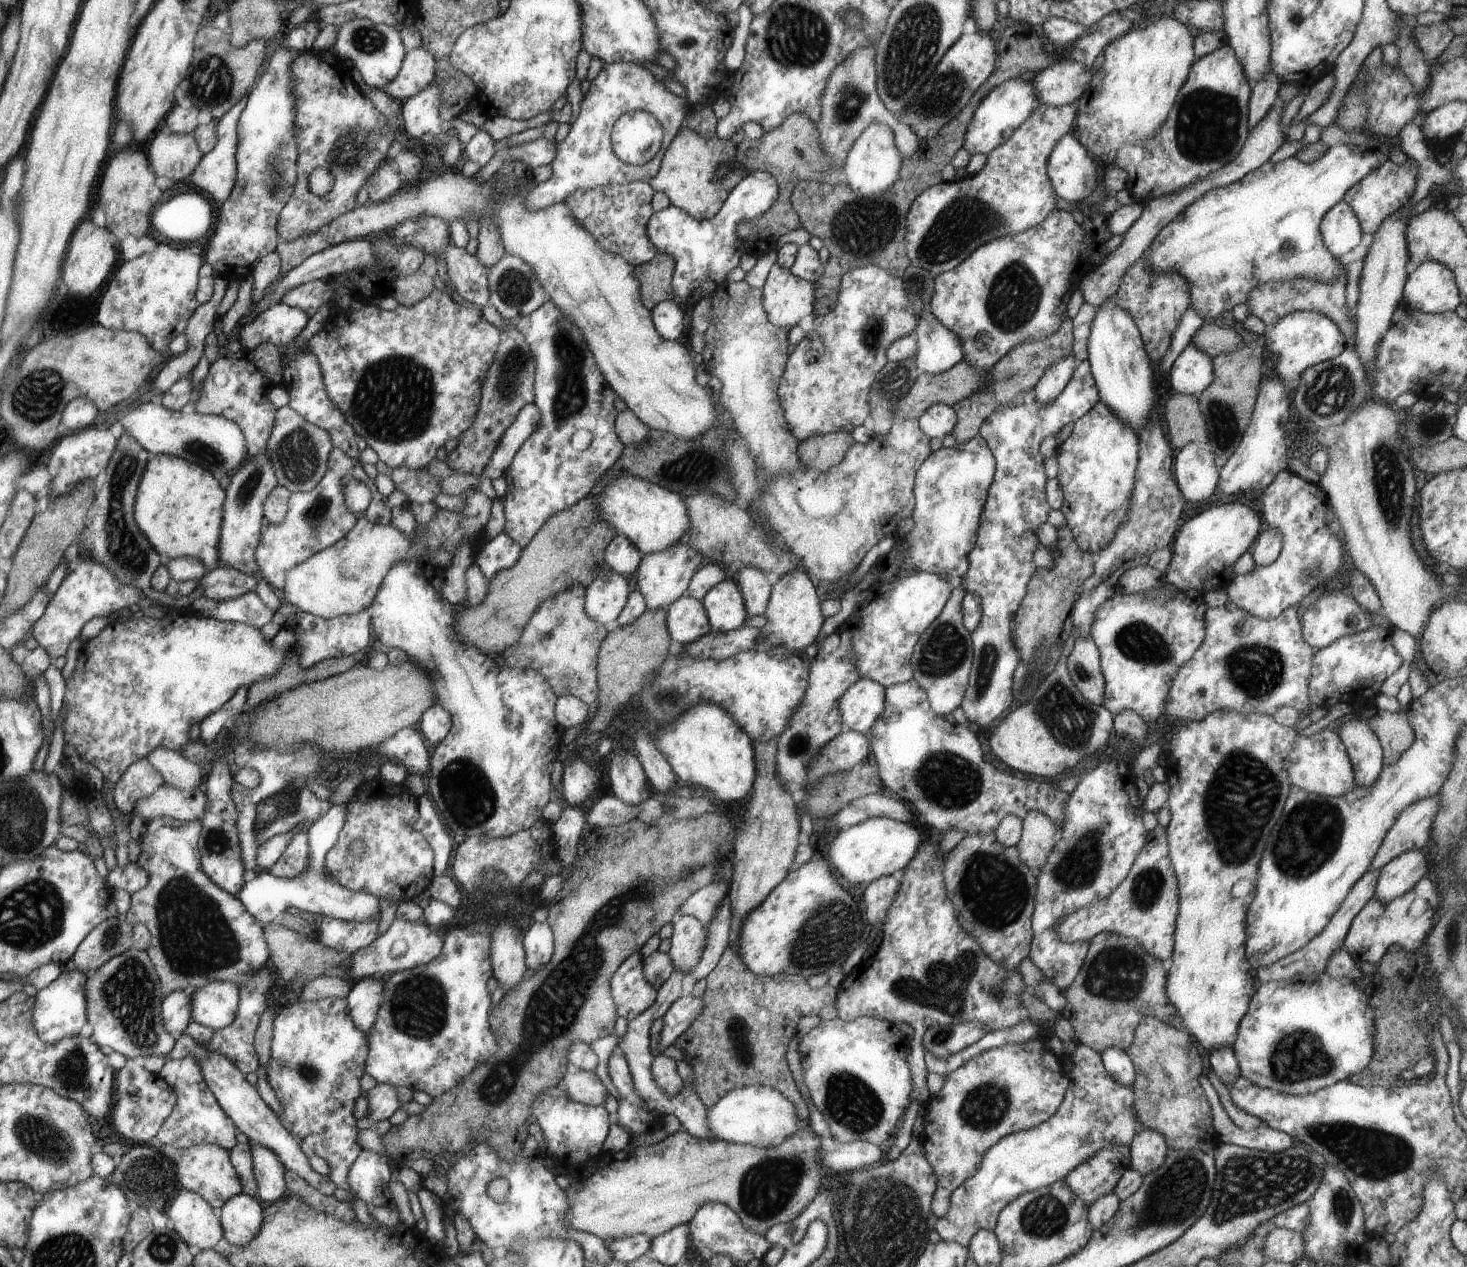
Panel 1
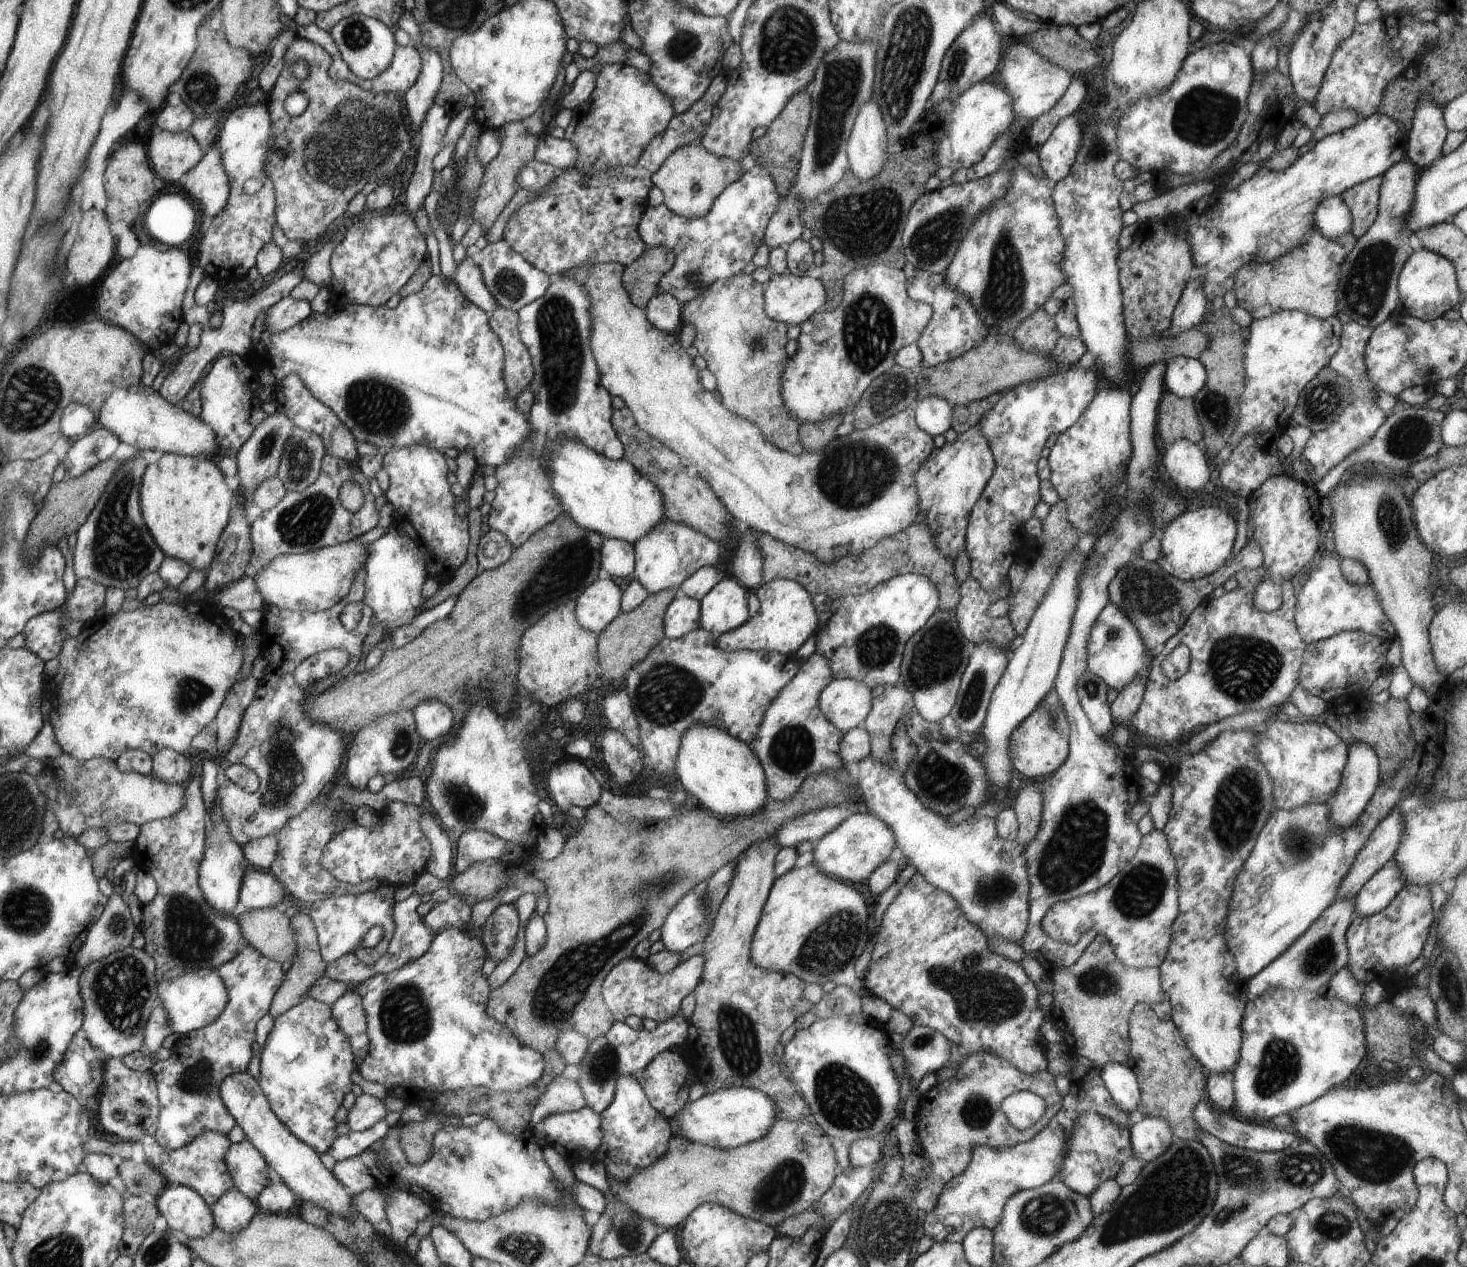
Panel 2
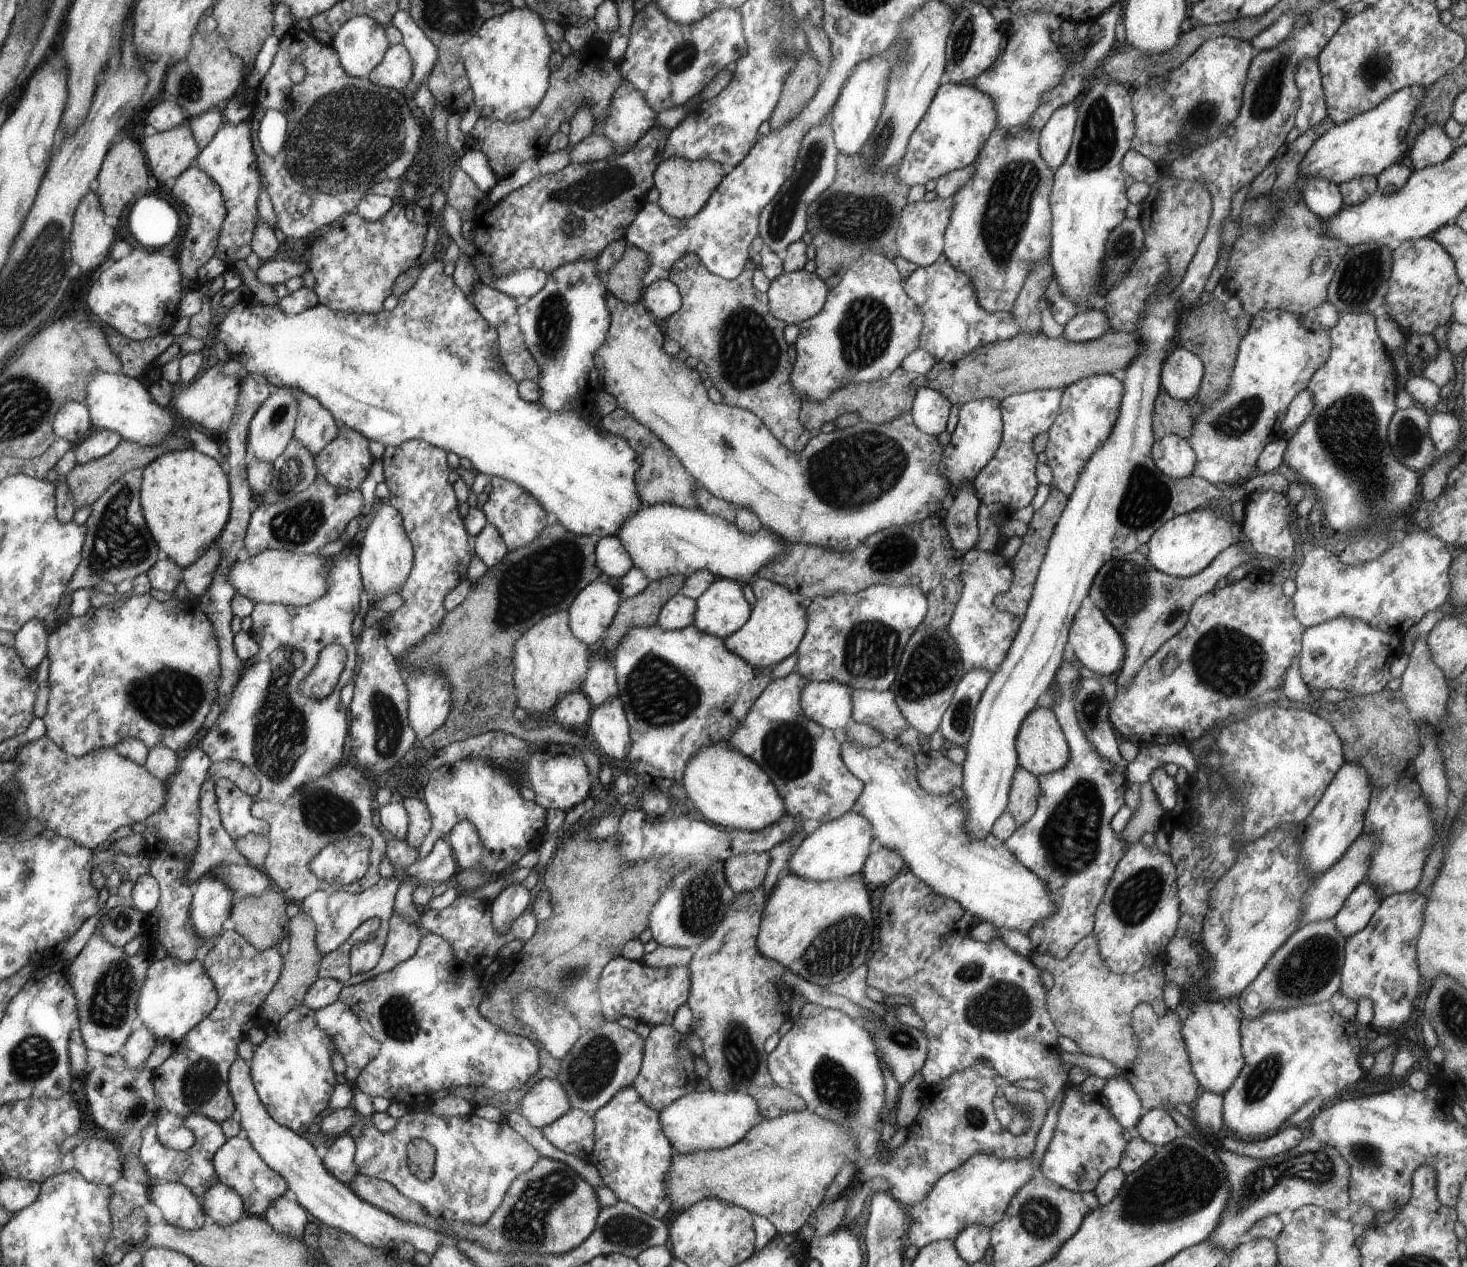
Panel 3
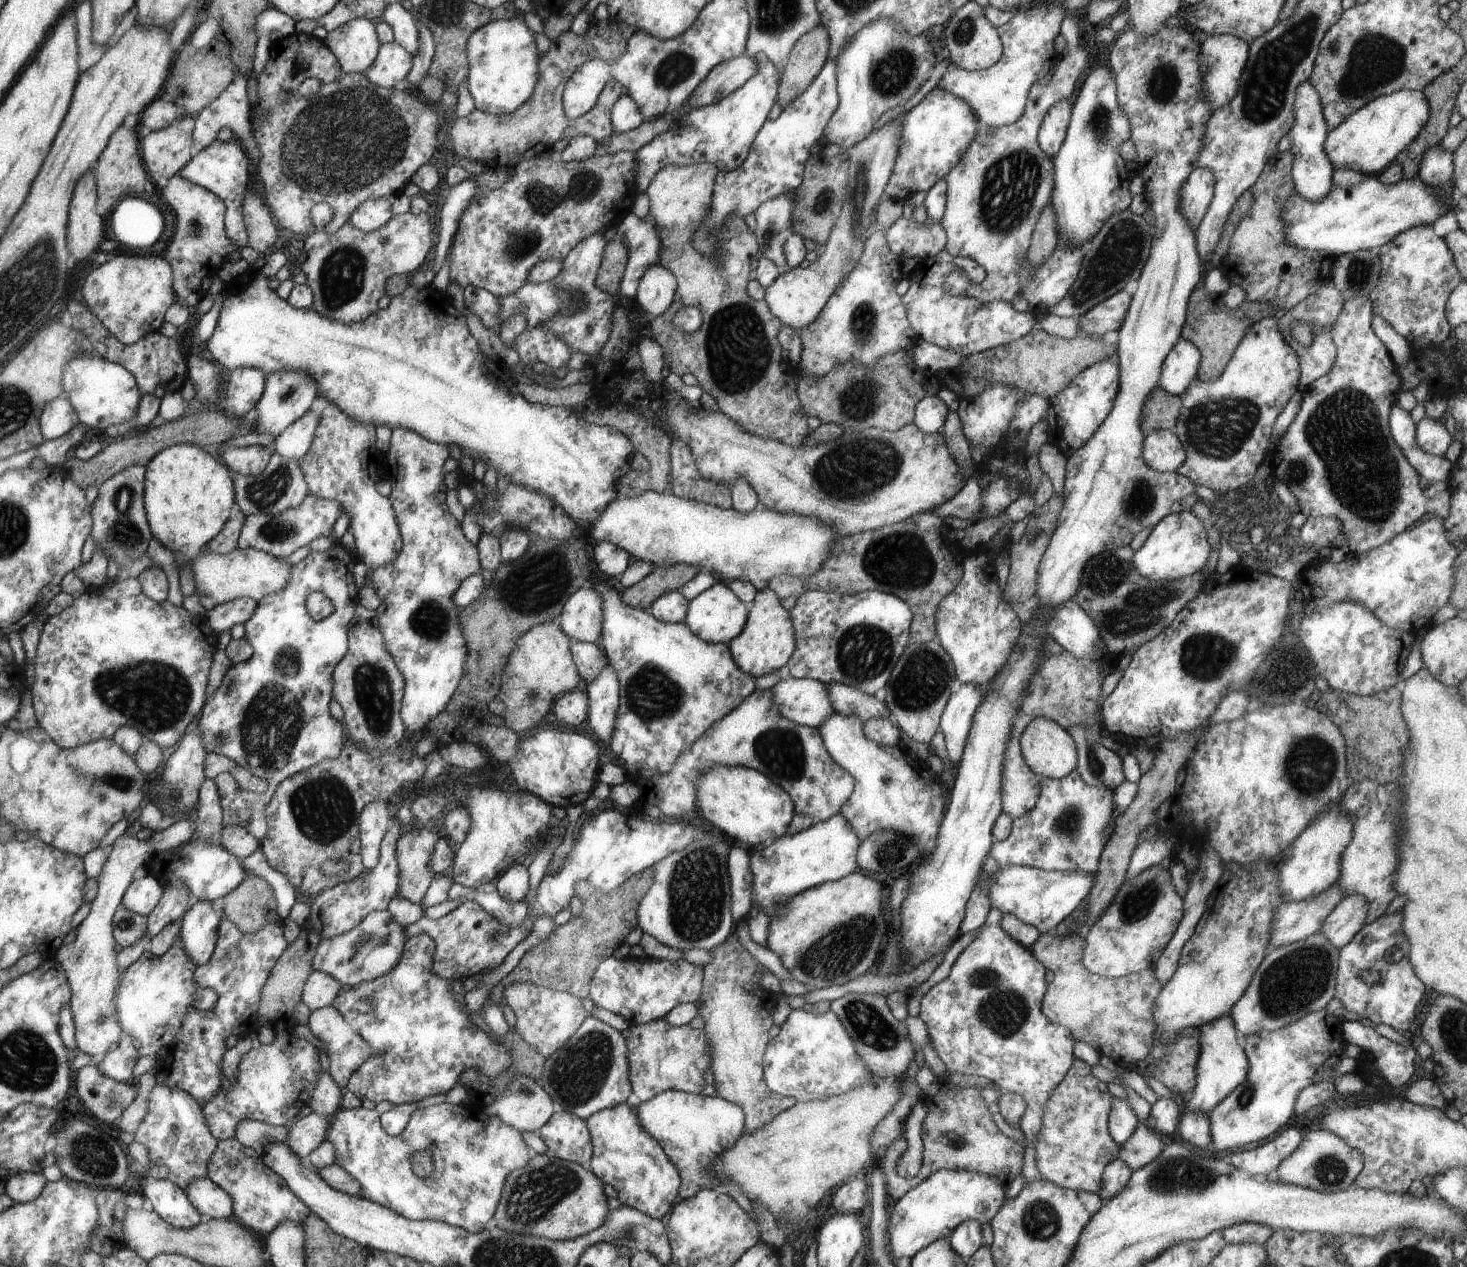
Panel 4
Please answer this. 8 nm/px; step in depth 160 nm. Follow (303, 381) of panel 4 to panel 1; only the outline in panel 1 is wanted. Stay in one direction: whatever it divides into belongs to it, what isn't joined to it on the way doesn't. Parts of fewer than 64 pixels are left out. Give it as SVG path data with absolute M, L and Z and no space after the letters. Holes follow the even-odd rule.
M266 451L248 456L244 464L231 477L231 483L226 489L226 504L224 504L224 516L222 534L219 540L219 566L230 567L238 572L250 576L260 576L258 557L256 551L260 539L263 538L263 530L269 525L264 503L267 496L278 486L278 477L275 475L274 466Z

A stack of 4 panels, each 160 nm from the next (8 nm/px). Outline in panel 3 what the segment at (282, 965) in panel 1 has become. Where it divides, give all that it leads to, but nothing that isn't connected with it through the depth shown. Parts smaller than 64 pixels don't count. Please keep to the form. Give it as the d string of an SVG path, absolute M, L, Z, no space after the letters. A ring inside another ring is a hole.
M273 886L261 897L244 897L235 903L229 918L234 921L234 931L244 936L257 949L266 950L279 945L289 935L290 918L285 909L287 904L288 900L284 893Z

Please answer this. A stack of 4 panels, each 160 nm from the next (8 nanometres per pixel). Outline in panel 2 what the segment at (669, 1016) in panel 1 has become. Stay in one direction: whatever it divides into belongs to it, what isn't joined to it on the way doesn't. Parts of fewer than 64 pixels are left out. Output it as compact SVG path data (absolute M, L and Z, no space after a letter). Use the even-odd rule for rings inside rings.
M679 1013L675 1018L659 1022L654 1031L646 1029L637 1031L625 1021L616 1021L614 1027L606 1035L590 1040L587 1055L579 1066L580 1075L576 1082L583 1088L587 1106L597 1113L606 1111L614 1102L615 1084L620 1075L635 1076L648 1066L661 1052L674 1049L684 1044L688 1036L688 1019Z

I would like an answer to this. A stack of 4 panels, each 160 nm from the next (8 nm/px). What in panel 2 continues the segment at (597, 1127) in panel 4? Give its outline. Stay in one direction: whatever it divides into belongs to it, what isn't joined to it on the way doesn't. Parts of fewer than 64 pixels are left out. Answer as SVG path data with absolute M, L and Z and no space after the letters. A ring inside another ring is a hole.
M620 1075L615 1084L614 1102L606 1111L600 1113L603 1127L603 1144L594 1158L602 1161L607 1170L608 1179L622 1181L623 1184L634 1174L639 1173L641 1168L650 1166L668 1150L668 1141L674 1135L669 1128L669 1119L662 1116L648 1100L639 1080L632 1075Z

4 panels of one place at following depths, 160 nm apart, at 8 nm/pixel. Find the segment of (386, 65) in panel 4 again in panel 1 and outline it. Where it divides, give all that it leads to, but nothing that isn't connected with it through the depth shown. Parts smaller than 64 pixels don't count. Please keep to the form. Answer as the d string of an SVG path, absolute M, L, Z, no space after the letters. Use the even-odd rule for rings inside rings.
M422 47L412 49L407 51L399 75L381 90L392 99L404 103L434 84L436 74L438 74L438 61L435 56Z

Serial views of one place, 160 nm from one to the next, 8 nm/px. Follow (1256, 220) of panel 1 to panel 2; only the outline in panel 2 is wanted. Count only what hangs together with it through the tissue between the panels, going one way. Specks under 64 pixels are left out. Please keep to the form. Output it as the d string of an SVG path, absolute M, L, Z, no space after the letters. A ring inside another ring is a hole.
M1374 113L1364 120L1357 123L1356 126L1350 127L1349 129L1341 130L1340 132L1331 134L1330 136L1324 137L1322 140L1316 141L1314 148L1302 154L1302 156L1288 168L1283 171L1275 171L1270 167L1264 165L1261 169L1256 171L1251 178L1243 181L1237 188L1233 190L1225 189L1226 184L1222 181L1222 186L1218 191L1214 191L1212 194L1207 194L1201 199L1196 199L1186 210L1186 215L1183 217L1169 216L1163 221L1164 230L1170 230L1180 235L1186 235L1187 241L1189 242L1193 263L1194 263L1194 278L1201 279L1204 294L1206 298L1212 301L1216 296L1224 296L1228 290L1232 290L1235 283L1236 273L1245 264L1250 262L1264 264L1272 262L1281 256L1284 256L1287 252L1290 252L1293 248L1305 245L1309 240L1309 234L1313 231L1314 224L1314 213L1316 212L1317 206L1325 199L1330 196L1342 196L1346 189L1352 188L1354 185L1366 182L1366 180L1374 178L1378 175L1383 175L1393 164L1400 162L1406 158L1406 145L1407 135L1405 135L1399 127L1399 124L1389 116L1380 113Z

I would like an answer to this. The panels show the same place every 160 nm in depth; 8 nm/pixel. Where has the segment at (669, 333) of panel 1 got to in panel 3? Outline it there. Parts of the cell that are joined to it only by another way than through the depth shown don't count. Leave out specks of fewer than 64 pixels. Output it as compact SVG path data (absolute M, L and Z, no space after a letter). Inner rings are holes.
M670 279L659 280L643 290L641 300L648 310L661 322L675 314L683 306L679 287Z

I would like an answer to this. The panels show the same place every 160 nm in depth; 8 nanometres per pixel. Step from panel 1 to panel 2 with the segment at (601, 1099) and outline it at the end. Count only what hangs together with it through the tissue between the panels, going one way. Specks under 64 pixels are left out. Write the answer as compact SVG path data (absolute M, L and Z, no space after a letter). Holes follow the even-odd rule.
M557 1076L545 1088L536 1103L532 1120L533 1127L539 1127L547 1116L556 1113L577 1111L587 1106L583 1088L574 1079Z

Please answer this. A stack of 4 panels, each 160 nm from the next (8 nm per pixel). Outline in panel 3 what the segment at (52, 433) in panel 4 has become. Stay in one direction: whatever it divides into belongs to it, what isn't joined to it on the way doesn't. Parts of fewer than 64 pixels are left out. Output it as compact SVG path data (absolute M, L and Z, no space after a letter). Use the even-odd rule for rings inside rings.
M68 401L55 415L54 431L58 438L67 440L75 446L86 438L93 424L90 409L85 403Z

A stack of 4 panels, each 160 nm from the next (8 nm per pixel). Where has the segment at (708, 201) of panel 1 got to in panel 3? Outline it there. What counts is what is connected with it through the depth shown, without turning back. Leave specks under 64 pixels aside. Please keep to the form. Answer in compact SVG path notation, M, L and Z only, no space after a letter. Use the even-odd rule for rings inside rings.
M668 157L654 172L655 186L660 192L658 202L660 208L677 219L687 219L698 215L724 180L728 170L716 161L688 161L682 157Z

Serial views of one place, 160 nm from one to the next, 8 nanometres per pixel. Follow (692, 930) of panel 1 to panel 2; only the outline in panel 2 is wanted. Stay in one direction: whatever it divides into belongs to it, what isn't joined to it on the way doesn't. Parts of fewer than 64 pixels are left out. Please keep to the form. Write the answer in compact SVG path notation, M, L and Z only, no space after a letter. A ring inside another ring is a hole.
M701 883L687 892L664 921L661 940L668 951L683 953L698 940L706 938L708 930L703 889L705 884Z

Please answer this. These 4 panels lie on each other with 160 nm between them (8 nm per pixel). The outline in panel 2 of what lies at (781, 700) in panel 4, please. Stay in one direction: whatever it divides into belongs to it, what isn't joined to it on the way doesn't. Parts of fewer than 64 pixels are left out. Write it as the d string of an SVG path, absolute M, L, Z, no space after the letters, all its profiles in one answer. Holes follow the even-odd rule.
M834 679L819 698L820 710L844 733L860 727L870 715L872 688L856 679Z

